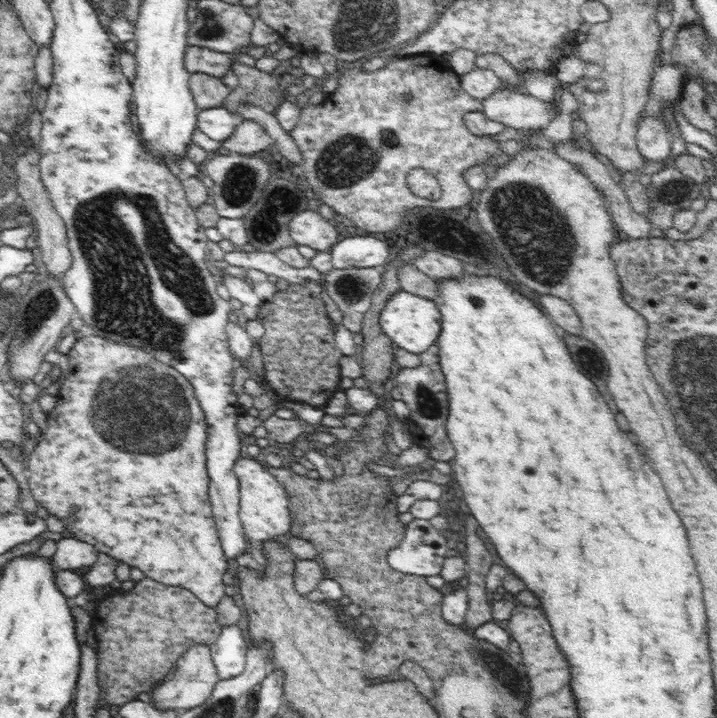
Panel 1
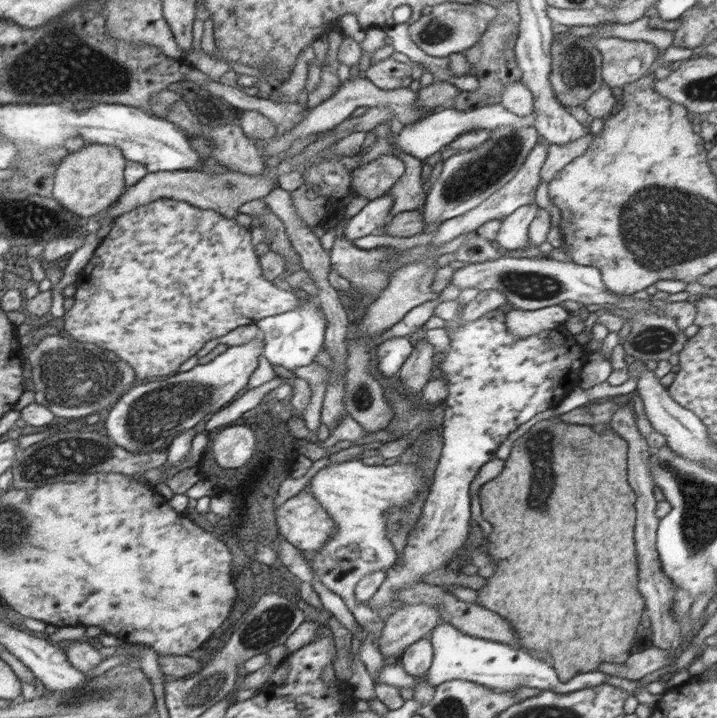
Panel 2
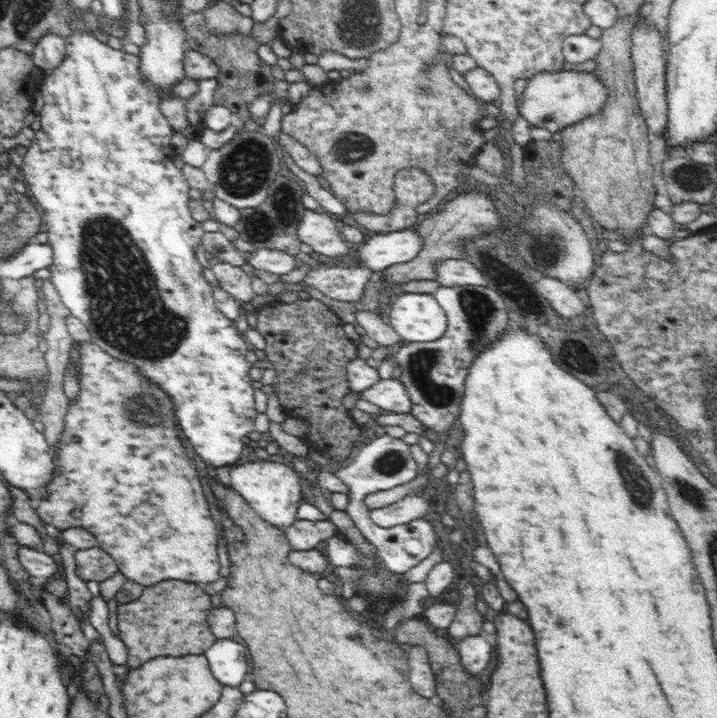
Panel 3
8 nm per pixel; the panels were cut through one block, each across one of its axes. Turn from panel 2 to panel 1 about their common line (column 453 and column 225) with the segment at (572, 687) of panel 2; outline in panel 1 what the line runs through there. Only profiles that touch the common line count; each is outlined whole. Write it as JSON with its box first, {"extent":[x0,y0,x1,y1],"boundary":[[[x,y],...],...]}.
{"extent":[209,624,246,680],"boundary":[[[236,624],[223,626],[209,649],[219,680],[232,678],[244,672],[246,640]]]}

